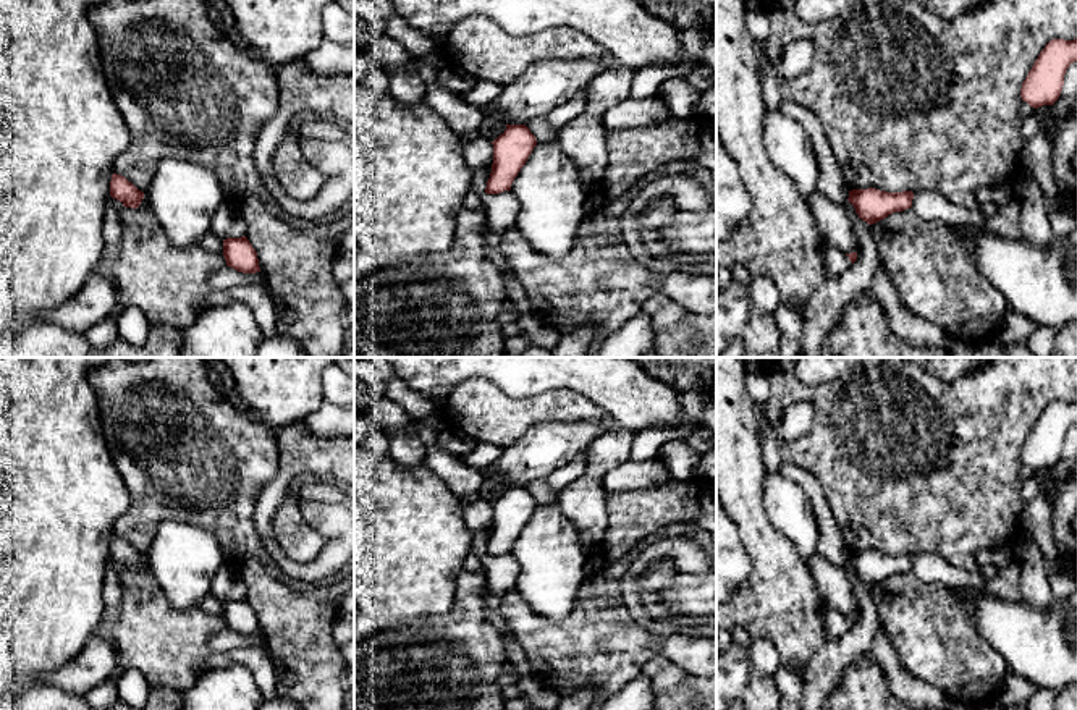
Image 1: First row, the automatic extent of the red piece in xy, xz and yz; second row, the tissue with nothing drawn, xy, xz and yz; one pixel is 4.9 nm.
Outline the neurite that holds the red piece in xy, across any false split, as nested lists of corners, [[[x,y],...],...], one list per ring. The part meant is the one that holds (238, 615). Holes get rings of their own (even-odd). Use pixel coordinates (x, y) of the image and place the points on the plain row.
[[[246,598],[223,602],[223,619],[226,628],[238,634],[260,634],[257,615]]]

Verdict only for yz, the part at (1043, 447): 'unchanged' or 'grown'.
unchanged

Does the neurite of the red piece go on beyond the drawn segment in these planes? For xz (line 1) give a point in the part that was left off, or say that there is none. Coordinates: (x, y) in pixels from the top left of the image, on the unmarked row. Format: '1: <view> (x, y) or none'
1: none

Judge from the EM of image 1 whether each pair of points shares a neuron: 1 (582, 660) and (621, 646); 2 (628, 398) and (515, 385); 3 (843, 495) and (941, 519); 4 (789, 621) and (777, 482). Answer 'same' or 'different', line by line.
1: same
2: same
3: same
4: different

